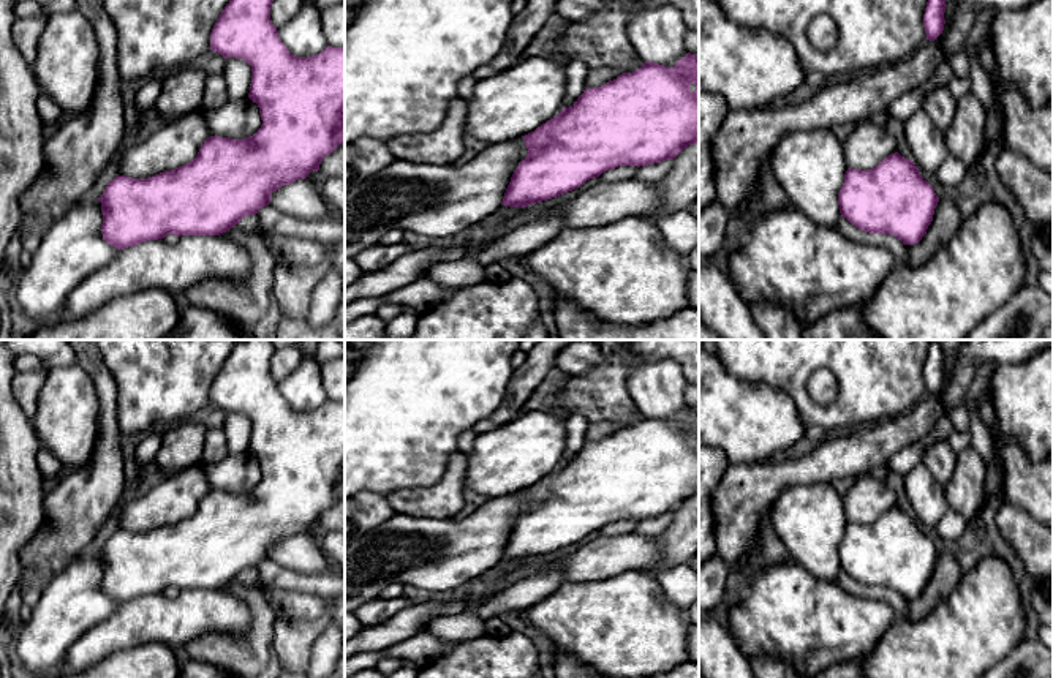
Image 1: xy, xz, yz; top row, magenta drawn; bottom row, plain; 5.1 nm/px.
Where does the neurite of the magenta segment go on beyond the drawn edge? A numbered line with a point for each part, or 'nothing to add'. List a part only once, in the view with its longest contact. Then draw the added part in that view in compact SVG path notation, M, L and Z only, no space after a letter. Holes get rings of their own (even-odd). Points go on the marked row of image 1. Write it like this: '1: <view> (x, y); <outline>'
nothing to add

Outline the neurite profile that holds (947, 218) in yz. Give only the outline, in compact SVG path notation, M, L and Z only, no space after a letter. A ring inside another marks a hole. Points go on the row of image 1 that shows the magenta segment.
M949 193L944 199L939 199L927 234L919 243L908 245L908 258L898 264L908 264L909 267L923 266L953 239L961 223L961 202Z

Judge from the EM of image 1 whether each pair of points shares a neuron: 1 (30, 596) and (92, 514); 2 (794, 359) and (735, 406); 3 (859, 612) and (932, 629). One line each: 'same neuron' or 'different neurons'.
1: same neuron
2: different neurons
3: different neurons

